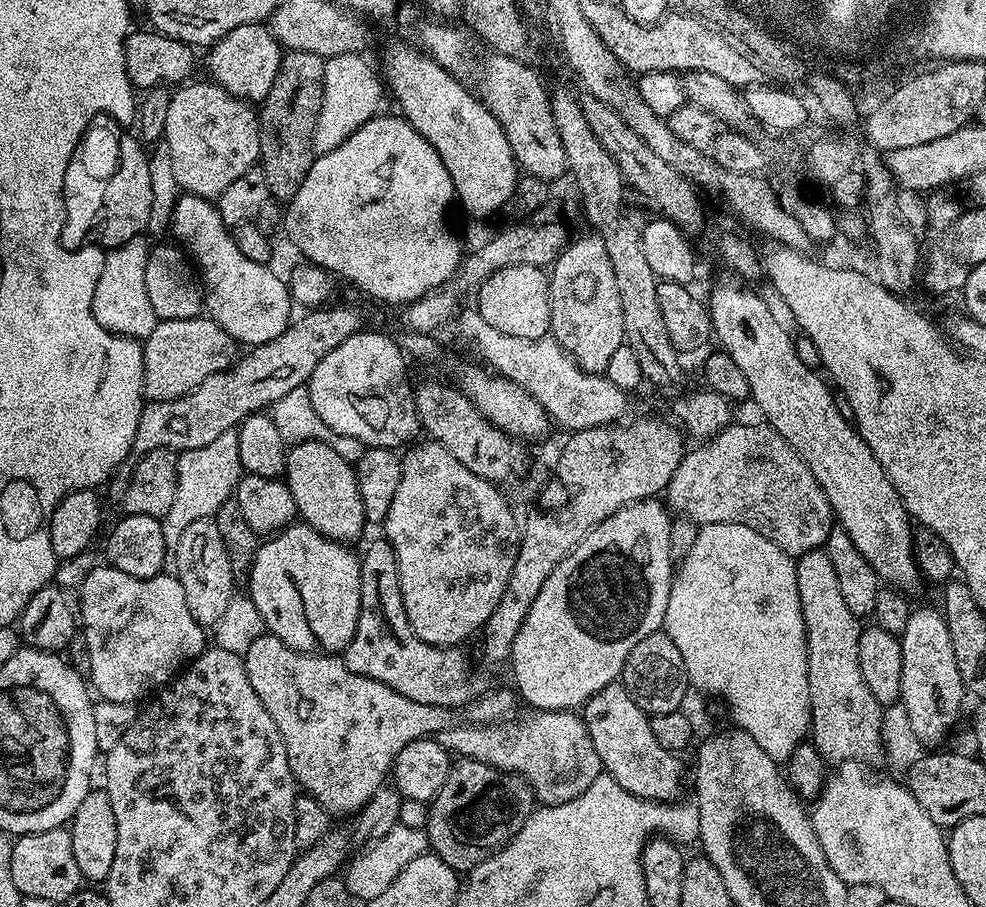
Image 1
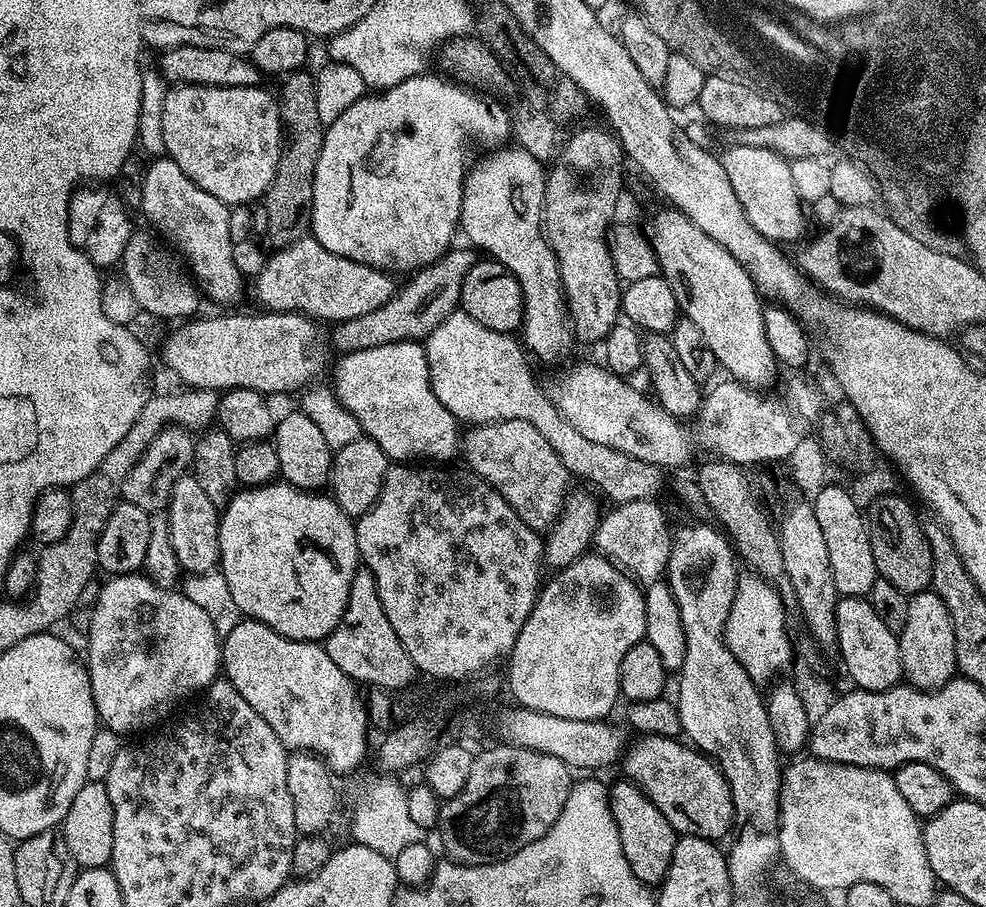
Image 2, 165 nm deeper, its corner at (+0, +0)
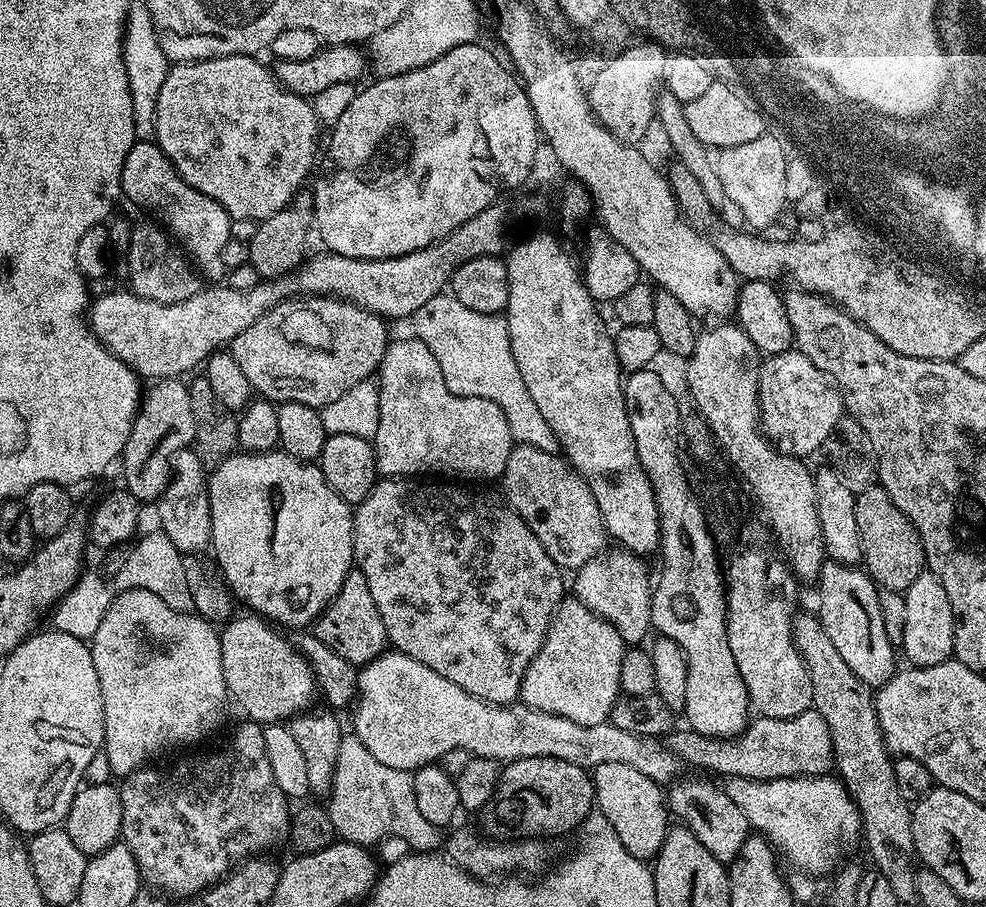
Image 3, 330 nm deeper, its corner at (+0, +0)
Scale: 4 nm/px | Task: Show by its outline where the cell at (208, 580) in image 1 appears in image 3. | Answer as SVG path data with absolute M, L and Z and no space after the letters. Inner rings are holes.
M191 447L184 448L181 452L172 460L172 477L170 482L166 486L166 490L160 495L159 500L155 501L154 508L156 508L156 516L160 519L158 524L159 531L166 534L166 538L170 538L170 542L174 542L174 546L178 546L178 550L183 552L185 557L192 558L195 552L208 552L212 543L212 515L210 514L210 498L208 497L208 476L206 475L206 466L198 458L198 454Z

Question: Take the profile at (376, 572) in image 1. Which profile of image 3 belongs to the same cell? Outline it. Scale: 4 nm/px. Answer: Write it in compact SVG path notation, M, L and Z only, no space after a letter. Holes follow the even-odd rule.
M353 567L346 574L338 594L324 609L324 613L314 622L314 631L334 654L346 658L353 666L369 664L378 658L389 647L386 626L382 626L382 614L378 614L378 606L370 594L370 586L366 583L366 574Z

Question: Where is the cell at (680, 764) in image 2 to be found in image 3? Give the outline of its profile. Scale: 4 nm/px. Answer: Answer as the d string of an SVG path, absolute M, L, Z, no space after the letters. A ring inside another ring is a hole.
M692 780L689 784L680 784L676 782L667 789L666 803L670 809L671 815L676 816L681 825L691 830L694 838L718 858L725 866L732 863L734 858L742 850L742 842L750 835L750 825L746 814L726 798L723 787L719 783L711 784L708 780Z

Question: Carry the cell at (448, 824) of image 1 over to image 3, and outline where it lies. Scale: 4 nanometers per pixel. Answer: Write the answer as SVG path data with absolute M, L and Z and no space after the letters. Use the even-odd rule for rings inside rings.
M522 758L503 765L490 802L479 813L479 827L497 840L534 840L564 836L581 827L596 802L589 769L558 758Z

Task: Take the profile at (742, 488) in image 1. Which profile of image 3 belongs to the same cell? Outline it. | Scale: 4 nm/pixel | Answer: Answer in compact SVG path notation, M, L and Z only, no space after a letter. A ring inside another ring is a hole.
M627 550L605 551L595 556L586 566L575 569L570 580L570 592L594 614L601 616L606 622L618 630L625 645L640 646L645 643L644 635L652 628L652 593L653 581L648 581L648 568L643 559L635 552Z

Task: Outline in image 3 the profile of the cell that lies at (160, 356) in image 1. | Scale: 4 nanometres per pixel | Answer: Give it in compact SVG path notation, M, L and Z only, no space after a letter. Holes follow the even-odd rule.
M305 295L303 298L283 300L269 312L264 312L254 326L242 330L242 334L232 340L230 351L234 362L242 366L253 393L277 405L302 402L319 410L335 402L341 394L346 394L354 382L369 379L379 369L390 343L387 326L385 317L375 316L373 312L367 312L348 300L338 300L334 296Z

